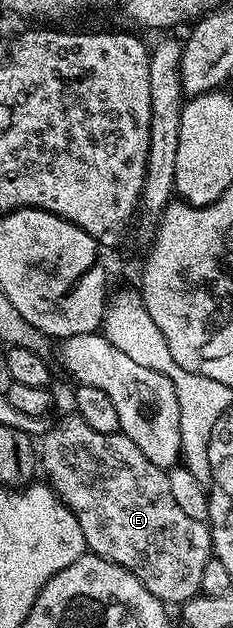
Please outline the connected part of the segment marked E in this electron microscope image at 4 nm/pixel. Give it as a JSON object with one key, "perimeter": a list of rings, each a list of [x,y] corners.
{"perimeter":[[[77,413],[69,414],[41,436],[40,467],[46,470],[45,478],[52,484],[58,498],[80,521],[86,551],[115,563],[125,574],[139,579],[144,589],[162,603],[187,603],[201,592],[200,577],[204,573],[204,565],[212,558],[209,526],[192,521],[192,517],[183,513],[180,505],[176,505],[171,476],[163,468],[152,465],[152,461],[148,461],[148,457],[144,457],[144,453],[140,453],[126,435],[96,433],[96,429],[88,429]]]}

